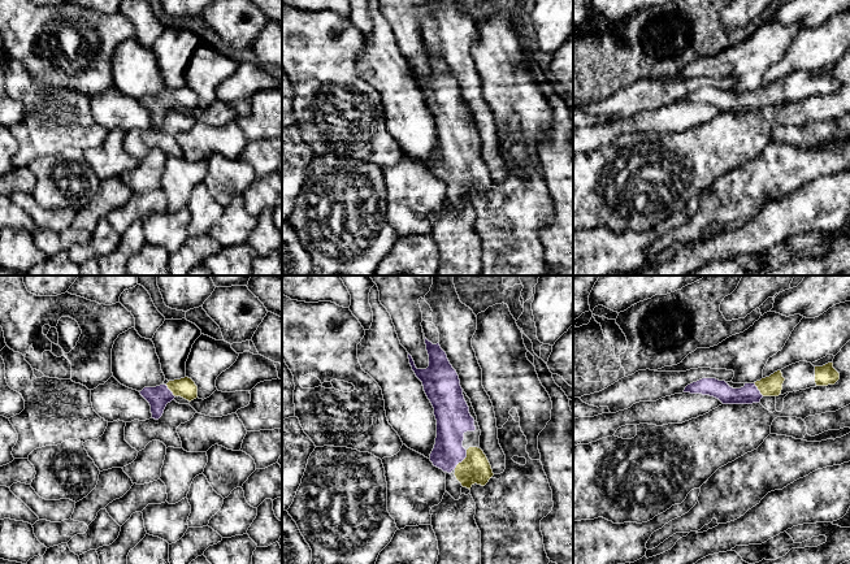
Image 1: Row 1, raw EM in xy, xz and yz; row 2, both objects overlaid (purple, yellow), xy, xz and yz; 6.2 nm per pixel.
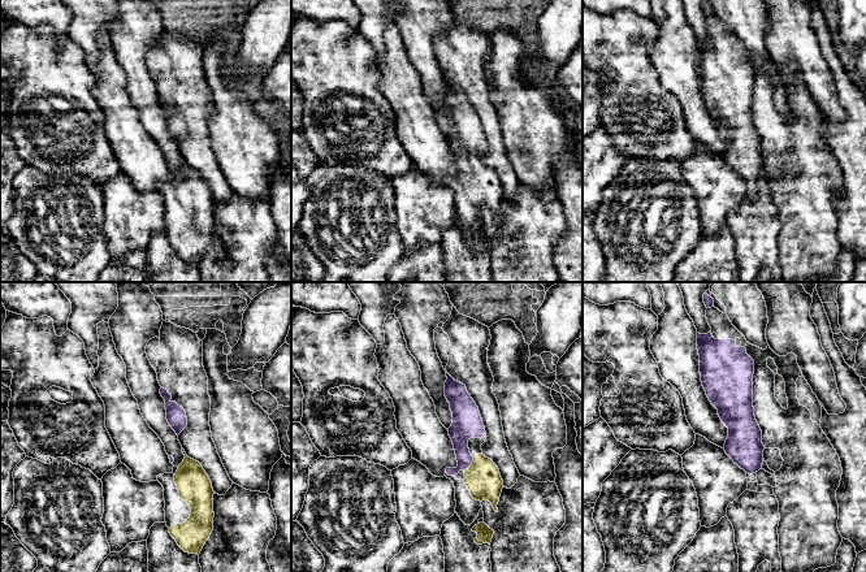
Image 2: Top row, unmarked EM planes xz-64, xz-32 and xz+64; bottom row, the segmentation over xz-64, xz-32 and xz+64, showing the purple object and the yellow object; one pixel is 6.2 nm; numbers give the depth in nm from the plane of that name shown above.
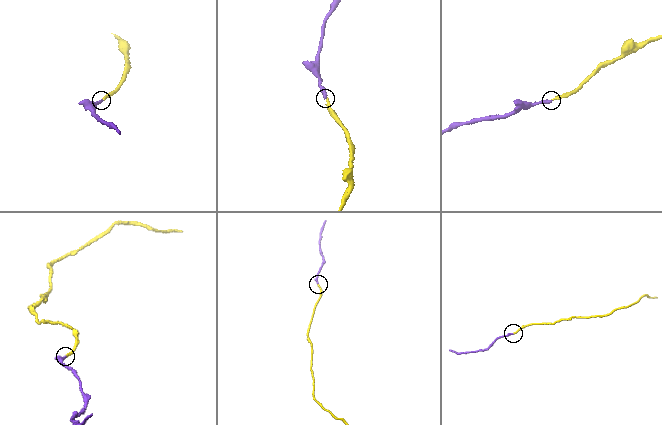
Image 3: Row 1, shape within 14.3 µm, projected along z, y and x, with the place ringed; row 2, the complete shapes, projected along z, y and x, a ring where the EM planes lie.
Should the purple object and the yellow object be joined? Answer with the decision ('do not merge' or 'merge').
merge

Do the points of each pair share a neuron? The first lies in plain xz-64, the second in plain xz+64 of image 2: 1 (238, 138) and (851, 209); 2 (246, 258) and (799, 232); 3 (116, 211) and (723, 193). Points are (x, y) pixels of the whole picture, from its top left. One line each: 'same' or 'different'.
1: different
2: same
3: same

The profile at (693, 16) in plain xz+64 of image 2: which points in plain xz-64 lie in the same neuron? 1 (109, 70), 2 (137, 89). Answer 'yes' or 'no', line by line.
1: no
2: yes

